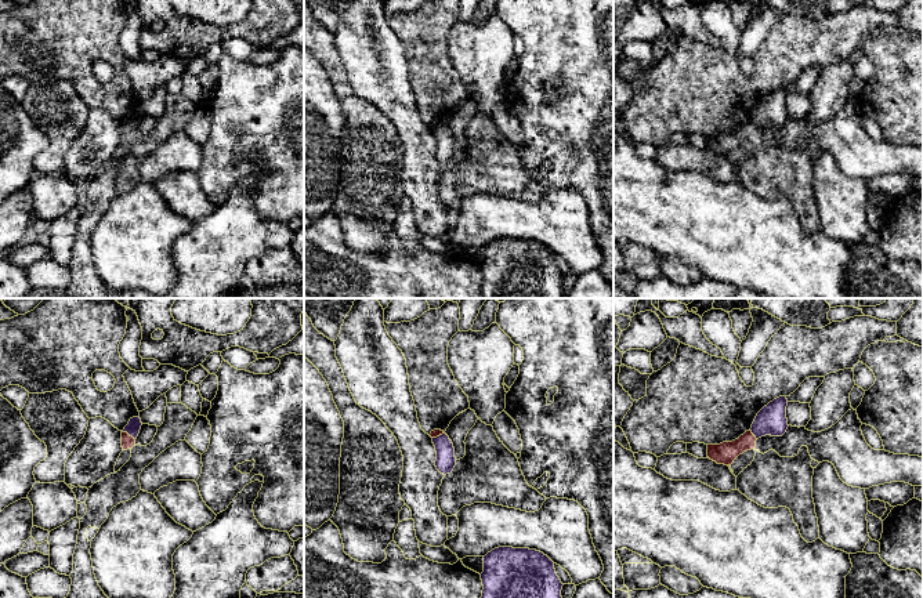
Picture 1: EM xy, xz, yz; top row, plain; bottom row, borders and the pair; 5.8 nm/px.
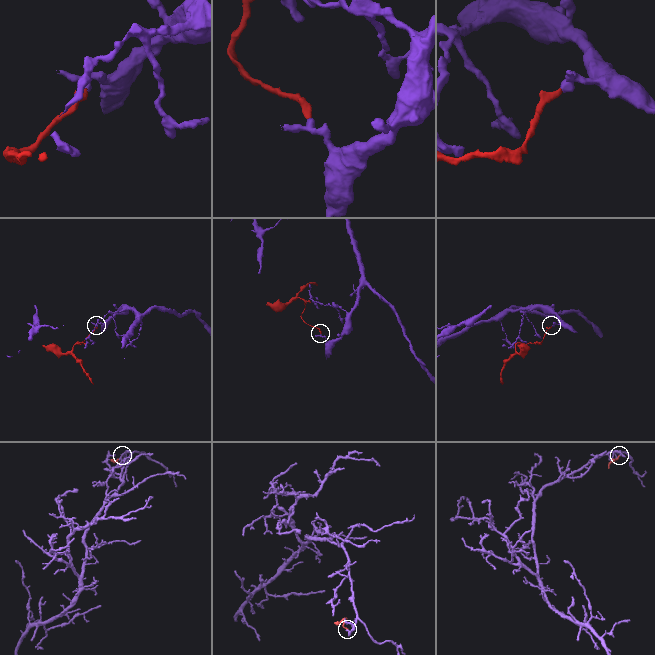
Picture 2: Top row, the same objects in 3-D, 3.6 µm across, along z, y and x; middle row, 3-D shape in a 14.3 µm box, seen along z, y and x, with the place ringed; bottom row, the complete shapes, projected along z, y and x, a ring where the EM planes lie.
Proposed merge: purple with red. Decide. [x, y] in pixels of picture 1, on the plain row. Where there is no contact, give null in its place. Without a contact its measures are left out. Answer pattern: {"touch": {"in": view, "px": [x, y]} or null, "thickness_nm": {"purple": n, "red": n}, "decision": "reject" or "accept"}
{"touch": {"in": "xy", "px": [129, 124]}, "thickness_nm": {"purple": 80, "red": 80}, "decision": "reject"}

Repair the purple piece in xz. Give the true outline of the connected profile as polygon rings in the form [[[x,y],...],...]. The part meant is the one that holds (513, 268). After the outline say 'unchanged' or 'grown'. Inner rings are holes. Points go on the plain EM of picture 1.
[[[499,238],[484,247],[482,298],[562,298],[562,273],[540,242]]]; unchanged

